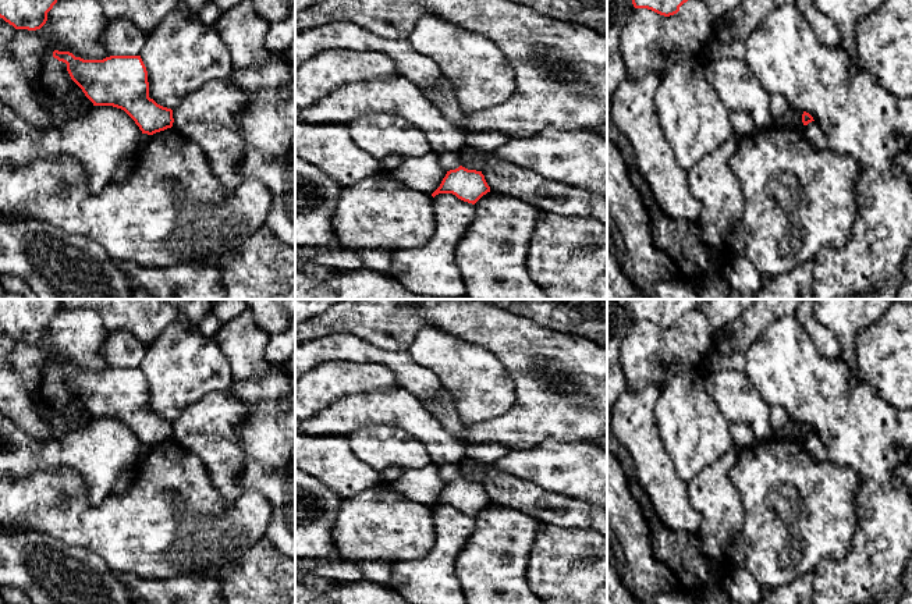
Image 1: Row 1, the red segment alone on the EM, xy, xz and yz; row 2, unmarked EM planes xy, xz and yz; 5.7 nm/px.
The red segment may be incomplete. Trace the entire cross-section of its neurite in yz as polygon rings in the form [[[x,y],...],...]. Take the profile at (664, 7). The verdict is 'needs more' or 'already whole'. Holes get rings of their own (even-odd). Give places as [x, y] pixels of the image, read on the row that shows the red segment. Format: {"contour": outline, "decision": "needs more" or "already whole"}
{"contour": [[[632,0],[635,8],[647,8],[660,15],[670,17],[679,11],[688,0]]], "decision": "already whole"}

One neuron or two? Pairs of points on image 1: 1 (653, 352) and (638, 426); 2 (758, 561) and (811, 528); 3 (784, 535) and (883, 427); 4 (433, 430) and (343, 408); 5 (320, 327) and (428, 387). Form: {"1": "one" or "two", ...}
{"1": "two", "2": "one", "3": "two", "4": "one", "5": "two"}

